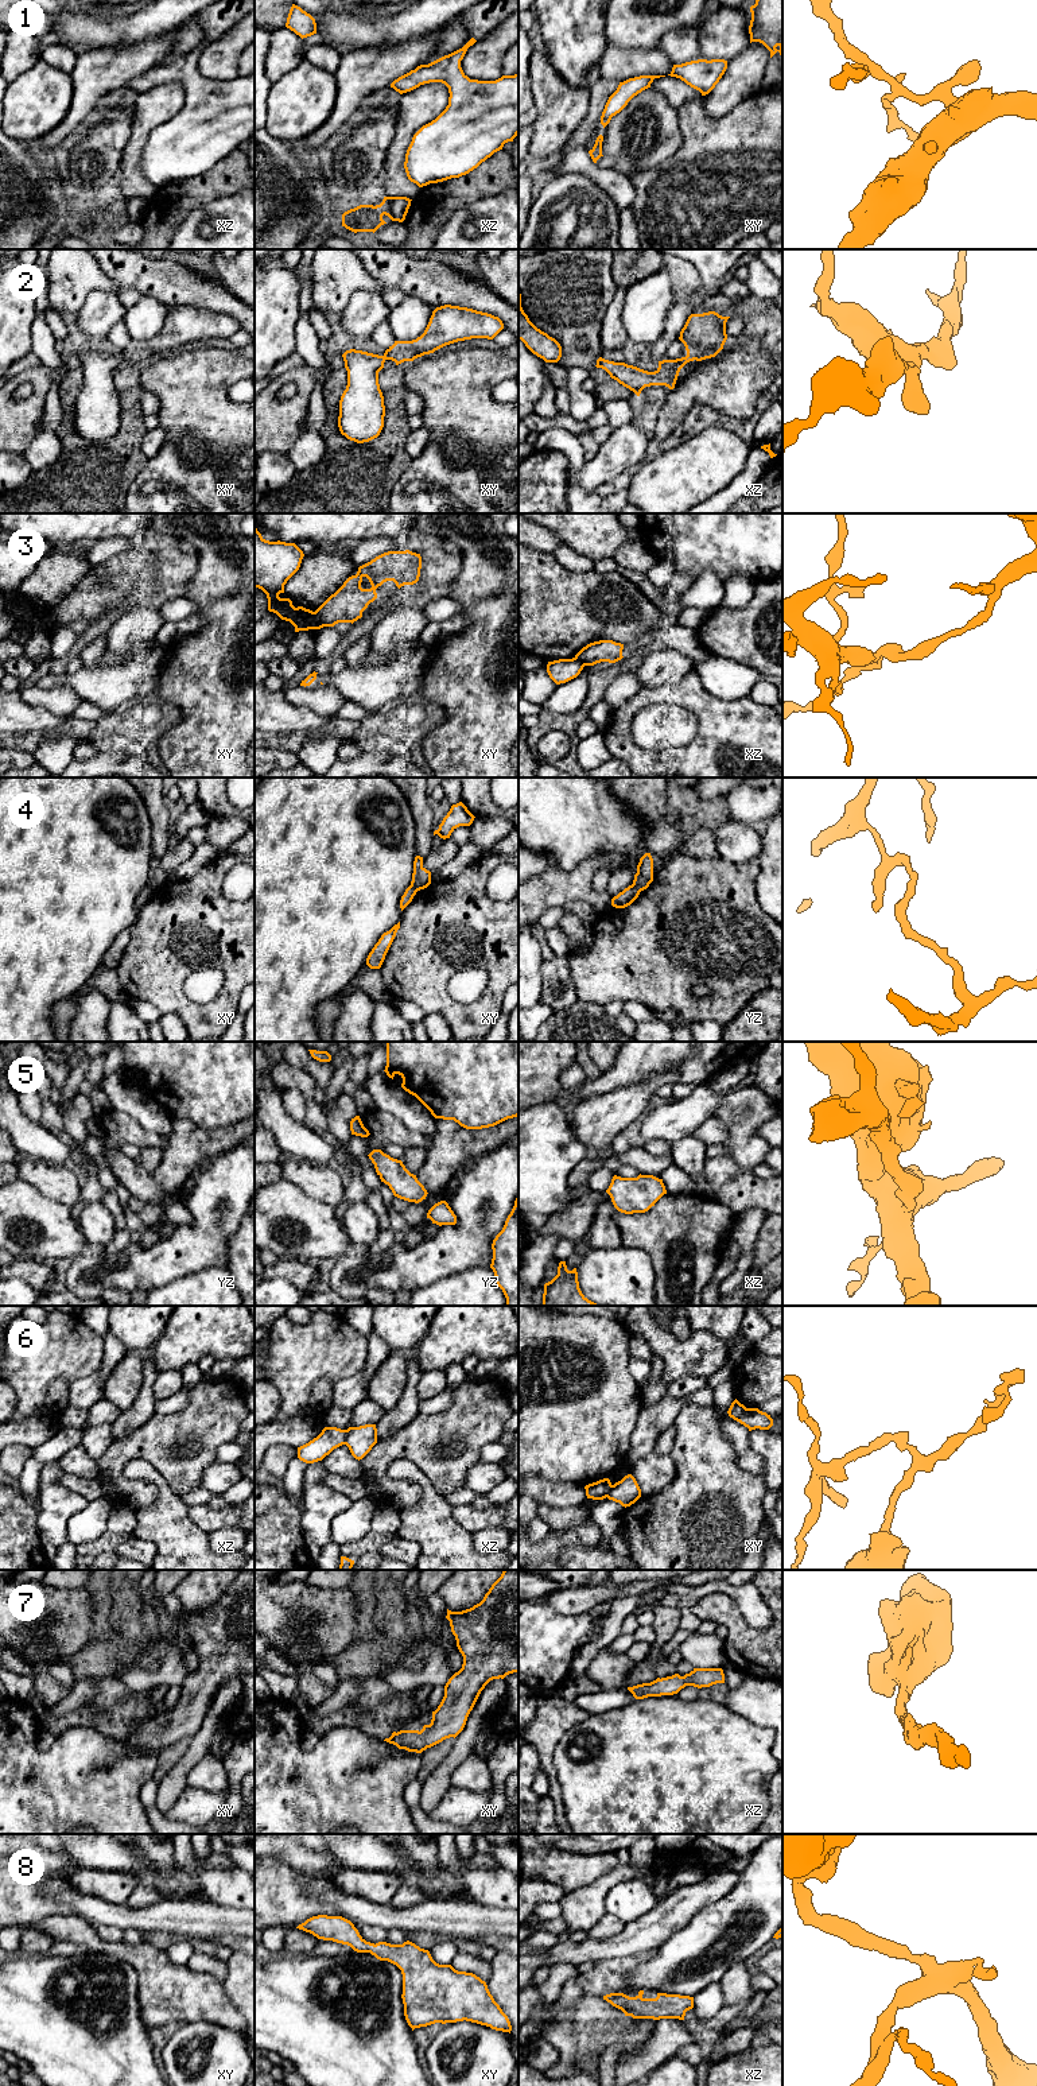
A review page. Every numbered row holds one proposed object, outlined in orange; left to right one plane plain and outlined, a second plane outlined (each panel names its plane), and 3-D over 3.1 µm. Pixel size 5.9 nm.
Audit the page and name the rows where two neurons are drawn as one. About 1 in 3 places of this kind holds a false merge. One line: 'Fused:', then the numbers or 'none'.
Fused: 3, 4, 6

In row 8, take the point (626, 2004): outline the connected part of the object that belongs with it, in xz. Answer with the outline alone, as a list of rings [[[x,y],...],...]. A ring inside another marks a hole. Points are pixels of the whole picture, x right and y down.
[[[640,1990],[636,1997],[610,1993],[603,1996],[603,2000],[633,2019],[684,2020],[685,2012],[694,2008],[694,1997],[690,1996],[657,1993],[656,1998],[644,1998],[642,1994],[644,1990]]]

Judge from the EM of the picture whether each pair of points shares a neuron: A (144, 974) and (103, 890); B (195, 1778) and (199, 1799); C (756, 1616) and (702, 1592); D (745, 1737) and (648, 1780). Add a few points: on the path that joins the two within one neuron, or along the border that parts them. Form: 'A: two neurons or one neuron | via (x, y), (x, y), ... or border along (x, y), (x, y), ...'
A: two neurons | border along (138, 911), (135, 921)
B: two neurons | border along (187, 1784), (202, 1790)
C: one neuron | via (745, 1602), (733, 1590), (715, 1588)
D: one neuron | via (721, 1761), (687, 1780), (672, 1780)

